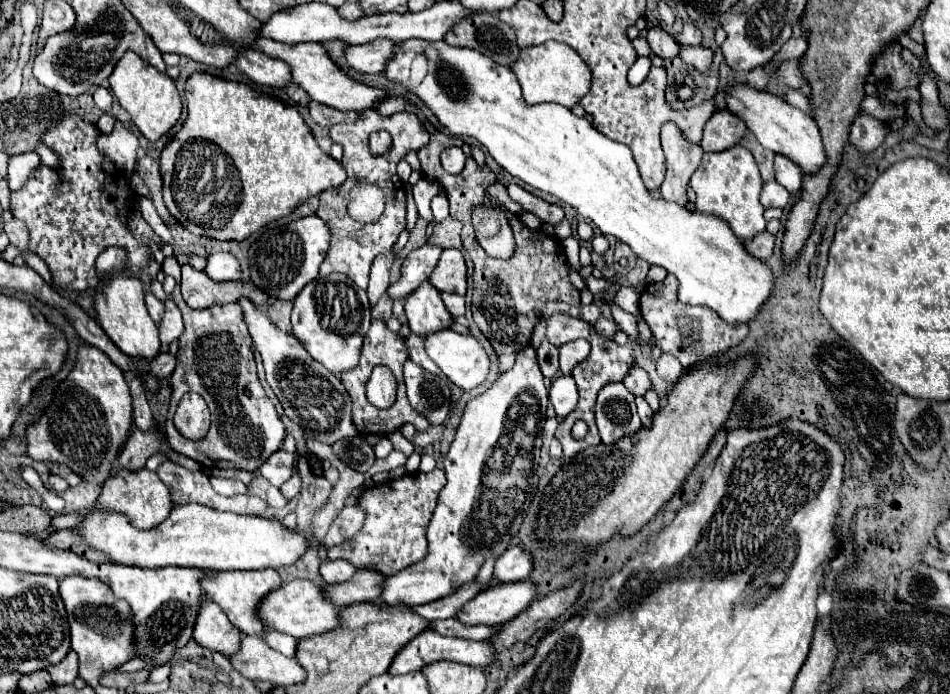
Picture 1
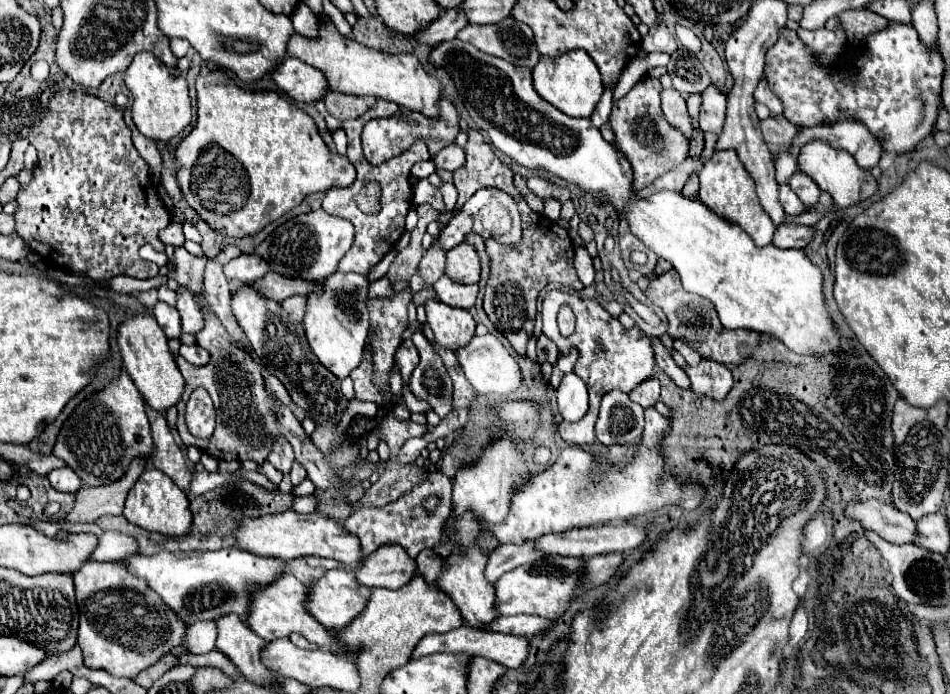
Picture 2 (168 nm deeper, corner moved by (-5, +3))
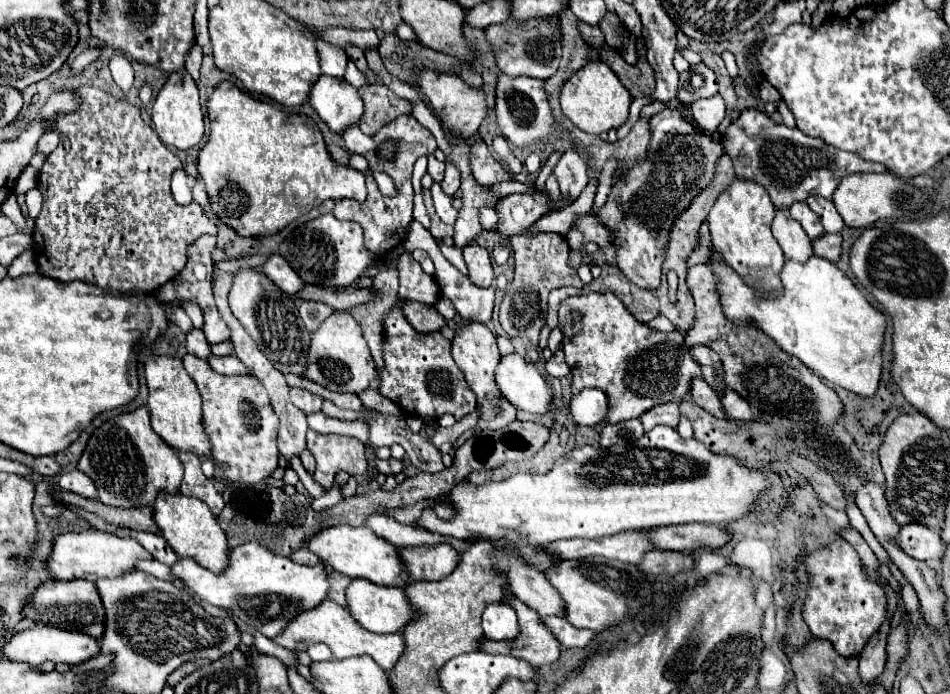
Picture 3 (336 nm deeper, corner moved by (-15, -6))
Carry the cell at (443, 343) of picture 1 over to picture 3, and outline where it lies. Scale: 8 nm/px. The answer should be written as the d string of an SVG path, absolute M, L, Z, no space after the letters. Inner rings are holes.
M520 354L502 356L496 368L496 386L500 394L518 410L546 414L552 402L552 388Z

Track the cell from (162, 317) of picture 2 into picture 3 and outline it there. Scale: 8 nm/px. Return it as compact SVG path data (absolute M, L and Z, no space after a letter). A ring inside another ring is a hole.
M192 328L190 332L186 332L186 352L194 354L198 358L208 358L210 356L210 344L208 340L204 340L204 332L198 328Z

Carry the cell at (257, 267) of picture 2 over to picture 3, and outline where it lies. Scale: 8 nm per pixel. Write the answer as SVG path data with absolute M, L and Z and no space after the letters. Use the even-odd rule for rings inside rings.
M272 254L268 258L268 262L264 266L260 266L260 272L266 278L270 278L282 292L286 292L290 296L304 286L300 276L296 276L296 272L292 272L292 268L278 254Z

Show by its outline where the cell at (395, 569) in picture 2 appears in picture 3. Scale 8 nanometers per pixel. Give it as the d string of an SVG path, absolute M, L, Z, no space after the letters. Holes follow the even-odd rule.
M438 544L430 548L400 548L398 558L404 562L412 582L430 582L448 576L456 568L460 554L448 544Z

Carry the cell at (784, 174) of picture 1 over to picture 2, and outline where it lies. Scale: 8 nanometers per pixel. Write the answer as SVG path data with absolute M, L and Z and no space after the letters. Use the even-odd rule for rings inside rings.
M798 173L798 175L792 175L790 183L792 191L802 199L802 203L810 209L810 207L816 207L818 201L820 201L820 191L818 191L818 185L806 175L806 173Z

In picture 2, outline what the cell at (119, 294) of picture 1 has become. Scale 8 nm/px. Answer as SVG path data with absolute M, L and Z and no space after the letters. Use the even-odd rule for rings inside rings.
M134 315L132 319L126 319L118 331L118 345L122 351L124 367L146 403L158 413L166 413L170 407L174 407L182 397L184 379L168 349L168 339L166 335L162 335L162 329L158 327L156 319L148 315Z

